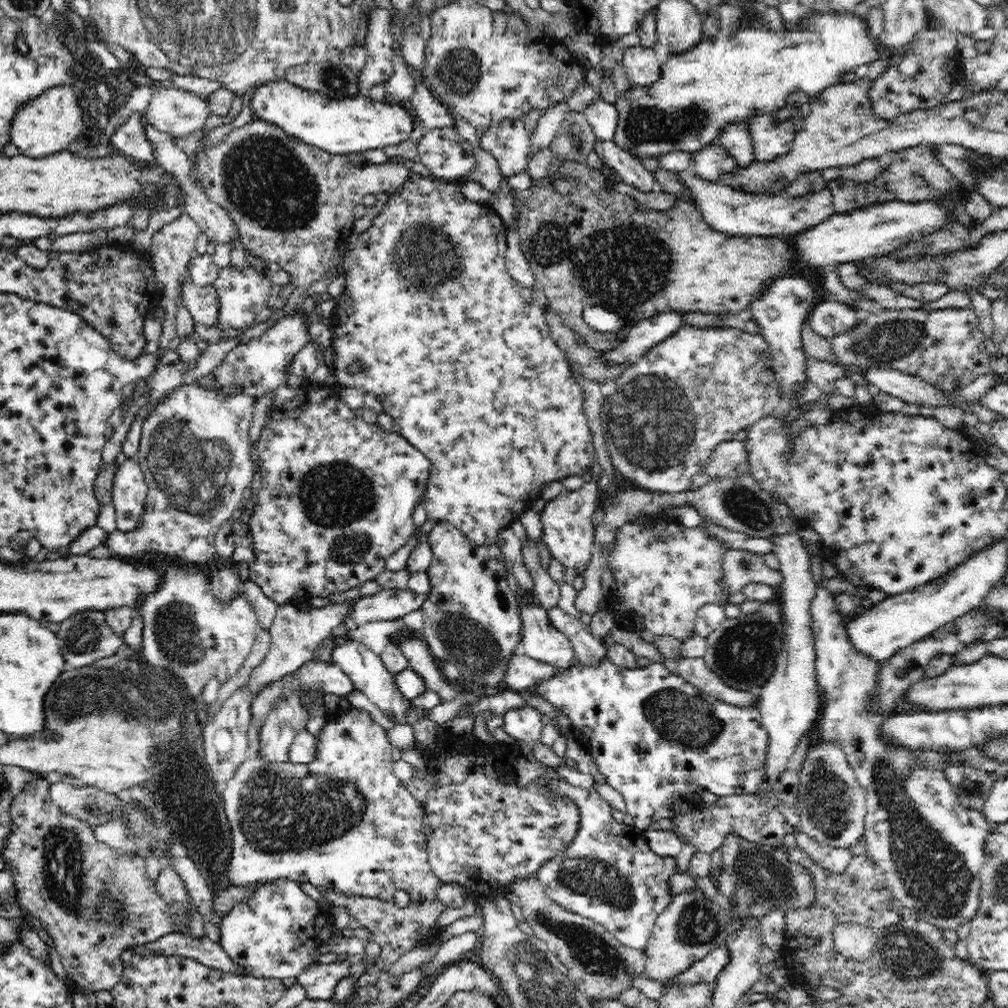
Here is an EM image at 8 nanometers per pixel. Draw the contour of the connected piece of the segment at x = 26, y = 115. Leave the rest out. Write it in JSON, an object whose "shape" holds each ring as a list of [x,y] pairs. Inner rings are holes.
{"shape":[[[60,85],[49,88],[37,99],[31,100],[17,111],[16,122],[12,128],[12,142],[20,150],[20,154],[30,158],[40,158],[66,151],[69,144],[81,139],[80,134],[86,128],[84,109],[80,106],[83,98],[81,87],[76,85]]]}

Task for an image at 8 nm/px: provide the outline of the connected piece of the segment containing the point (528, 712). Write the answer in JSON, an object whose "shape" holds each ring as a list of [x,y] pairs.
{"shape":[[[531,707],[514,708],[504,715],[502,727],[515,742],[536,743],[542,736],[542,716],[538,710]]]}

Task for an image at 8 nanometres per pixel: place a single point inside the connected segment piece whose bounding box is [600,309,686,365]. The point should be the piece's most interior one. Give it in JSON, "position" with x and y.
{"position":[648,333]}

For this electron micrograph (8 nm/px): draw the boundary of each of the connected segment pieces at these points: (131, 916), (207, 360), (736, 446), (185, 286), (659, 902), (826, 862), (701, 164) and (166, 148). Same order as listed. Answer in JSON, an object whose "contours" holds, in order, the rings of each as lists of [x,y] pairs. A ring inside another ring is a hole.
{"contours":[[[[44,780],[44,794],[22,792],[14,803],[12,834],[8,836],[4,848],[4,857],[8,861],[2,870],[10,870],[14,878],[14,887],[18,888],[22,904],[38,916],[42,928],[54,938],[55,949],[62,961],[69,980],[88,990],[98,992],[114,988],[125,974],[126,963],[122,954],[130,946],[153,943],[168,933],[175,932],[177,926],[173,920],[177,917],[171,907],[150,886],[145,860],[140,856],[114,856],[110,847],[99,843],[93,836],[93,829],[77,817],[67,816],[54,801],[49,798],[50,783]],[[103,892],[112,894],[113,900],[124,901],[128,909],[125,922],[115,920],[115,911],[111,910],[110,898],[103,898]]],[[[231,338],[210,345],[198,355],[196,367],[183,376],[183,384],[192,384],[192,382],[197,382],[198,378],[211,373],[226,358],[227,354],[240,344],[239,338]]],[[[728,440],[720,443],[712,451],[710,460],[706,463],[705,472],[713,480],[720,480],[734,475],[736,467],[748,460],[748,451],[744,443],[738,440]]],[[[187,278],[182,283],[180,294],[195,323],[216,327],[220,301],[214,285],[201,287]]],[[[564,778],[560,782],[554,782],[553,788],[558,793],[572,797],[581,809],[581,829],[566,850],[540,866],[537,879],[541,882],[543,891],[562,908],[603,926],[626,948],[645,952],[654,922],[673,902],[674,893],[670,891],[668,882],[670,876],[678,874],[676,857],[658,856],[658,853],[648,847],[644,832],[633,829],[629,821],[618,824],[612,816],[612,807],[594,789],[573,786]]],[[[798,832],[795,838],[797,846],[804,850],[813,865],[826,868],[830,872],[844,873],[852,860],[853,852],[846,848],[834,848],[826,843],[818,842],[806,833]]],[[[715,143],[693,153],[693,168],[701,179],[715,183],[724,174],[734,172],[738,166],[736,159],[724,147]]],[[[145,117],[141,118],[141,122],[146,138],[154,145],[154,161],[152,163],[161,164],[165,169],[176,173],[178,177],[186,177],[190,168],[189,156],[176,146],[170,134],[152,128]]]]}

